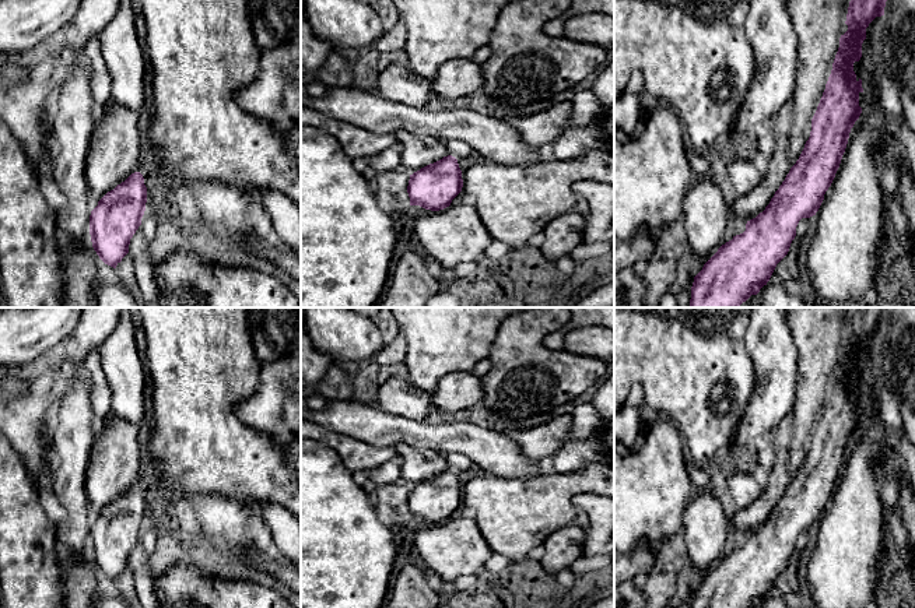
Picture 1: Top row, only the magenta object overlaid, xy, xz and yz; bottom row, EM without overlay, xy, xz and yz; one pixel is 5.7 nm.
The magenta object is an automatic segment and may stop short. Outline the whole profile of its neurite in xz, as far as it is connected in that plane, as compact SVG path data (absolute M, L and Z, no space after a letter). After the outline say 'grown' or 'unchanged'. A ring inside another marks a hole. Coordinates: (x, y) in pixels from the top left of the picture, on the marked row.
M406 130L395 134L402 145L400 165L410 172L410 205L431 211L449 207L463 187L458 159L448 152L439 138L418 137Z; grown

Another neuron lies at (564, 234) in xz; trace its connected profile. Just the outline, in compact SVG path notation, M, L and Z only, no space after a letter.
M565 212L550 221L544 228L546 240L540 246L548 260L569 256L574 249L583 243L586 218L579 212Z

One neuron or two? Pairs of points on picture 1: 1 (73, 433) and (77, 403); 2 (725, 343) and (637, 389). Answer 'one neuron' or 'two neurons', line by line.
1: one neuron
2: two neurons

